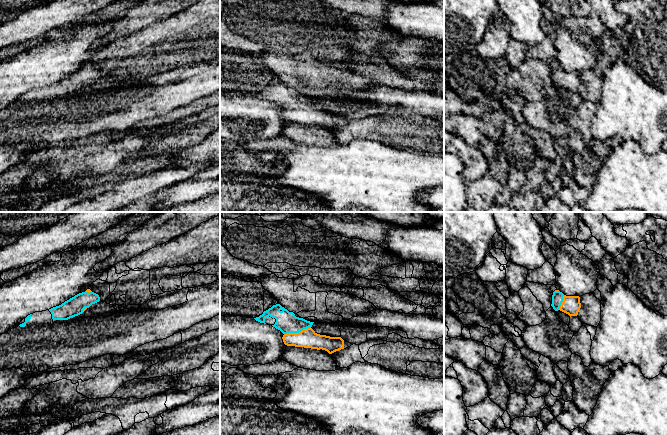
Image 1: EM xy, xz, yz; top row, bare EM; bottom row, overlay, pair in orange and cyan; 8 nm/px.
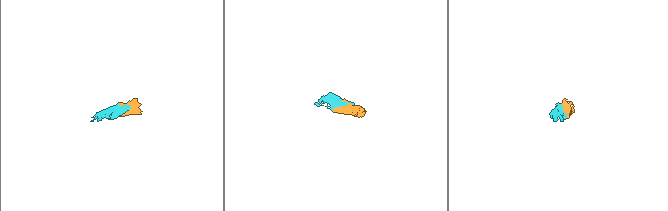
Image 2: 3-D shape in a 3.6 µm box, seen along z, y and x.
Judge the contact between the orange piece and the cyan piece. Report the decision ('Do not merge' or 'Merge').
Merge

